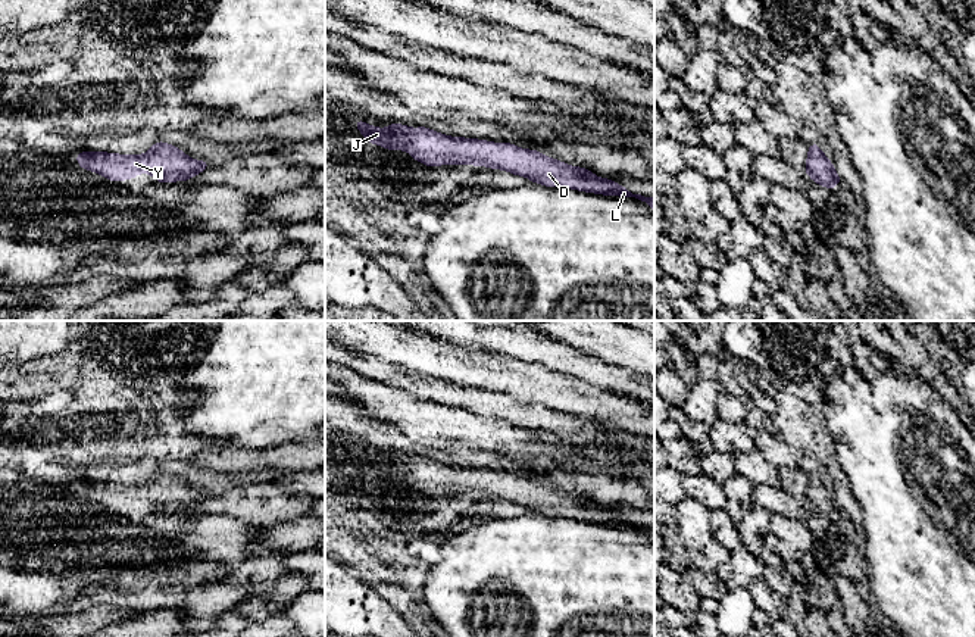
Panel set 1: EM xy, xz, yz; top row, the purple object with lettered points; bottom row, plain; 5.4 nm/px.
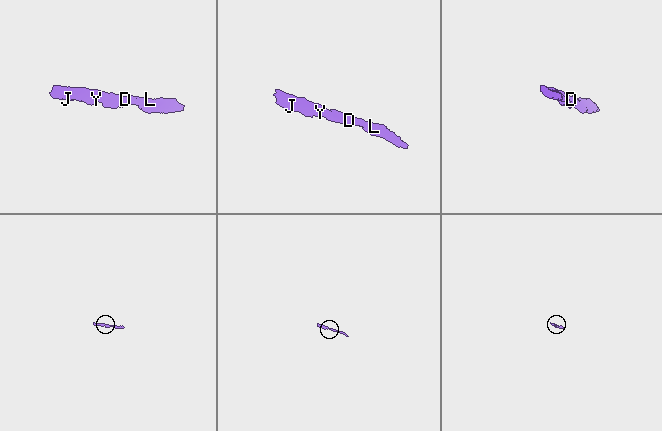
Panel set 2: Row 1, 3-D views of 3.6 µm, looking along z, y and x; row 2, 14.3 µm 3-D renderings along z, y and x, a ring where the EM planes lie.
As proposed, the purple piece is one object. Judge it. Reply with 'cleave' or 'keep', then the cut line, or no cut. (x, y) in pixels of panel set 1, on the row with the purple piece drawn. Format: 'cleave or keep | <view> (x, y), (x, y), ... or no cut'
keep | no cut

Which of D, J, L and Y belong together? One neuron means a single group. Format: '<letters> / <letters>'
D J L Y

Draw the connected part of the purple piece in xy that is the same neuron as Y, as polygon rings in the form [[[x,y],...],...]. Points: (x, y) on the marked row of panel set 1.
[[[154,141],[146,154],[116,154],[104,152],[79,152],[75,162],[85,171],[93,171],[109,181],[132,179],[140,172],[153,175],[156,181],[187,181],[212,165],[194,160],[184,152],[163,141]]]

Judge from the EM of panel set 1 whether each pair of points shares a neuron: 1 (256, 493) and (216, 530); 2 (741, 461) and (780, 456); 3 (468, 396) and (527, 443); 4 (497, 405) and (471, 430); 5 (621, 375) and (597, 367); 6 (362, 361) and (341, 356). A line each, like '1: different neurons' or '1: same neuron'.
1: different neurons
2: different neurons
3: different neurons
4: different neurons
5: same neuron
6: same neuron

